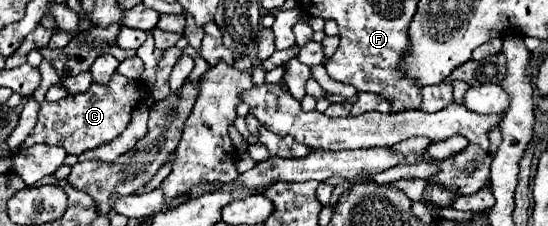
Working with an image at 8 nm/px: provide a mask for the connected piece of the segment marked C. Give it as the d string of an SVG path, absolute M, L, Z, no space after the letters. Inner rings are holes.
M42 60L40 74L40 85L33 93L34 98L42 106L38 124L36 124L34 132L26 138L26 142L20 146L20 150L30 148L38 142L46 142L46 144L62 146L68 154L78 156L86 150L108 144L124 132L124 128L128 126L128 122L132 118L132 112L138 108L138 104L142 104L142 96L148 94L148 88L140 80L128 80L126 76L114 74L110 78L110 82L106 84L92 84L86 94L66 96L58 102L46 102L44 85L50 88L56 84L56 70L54 70L54 66L50 66L48 60Z

